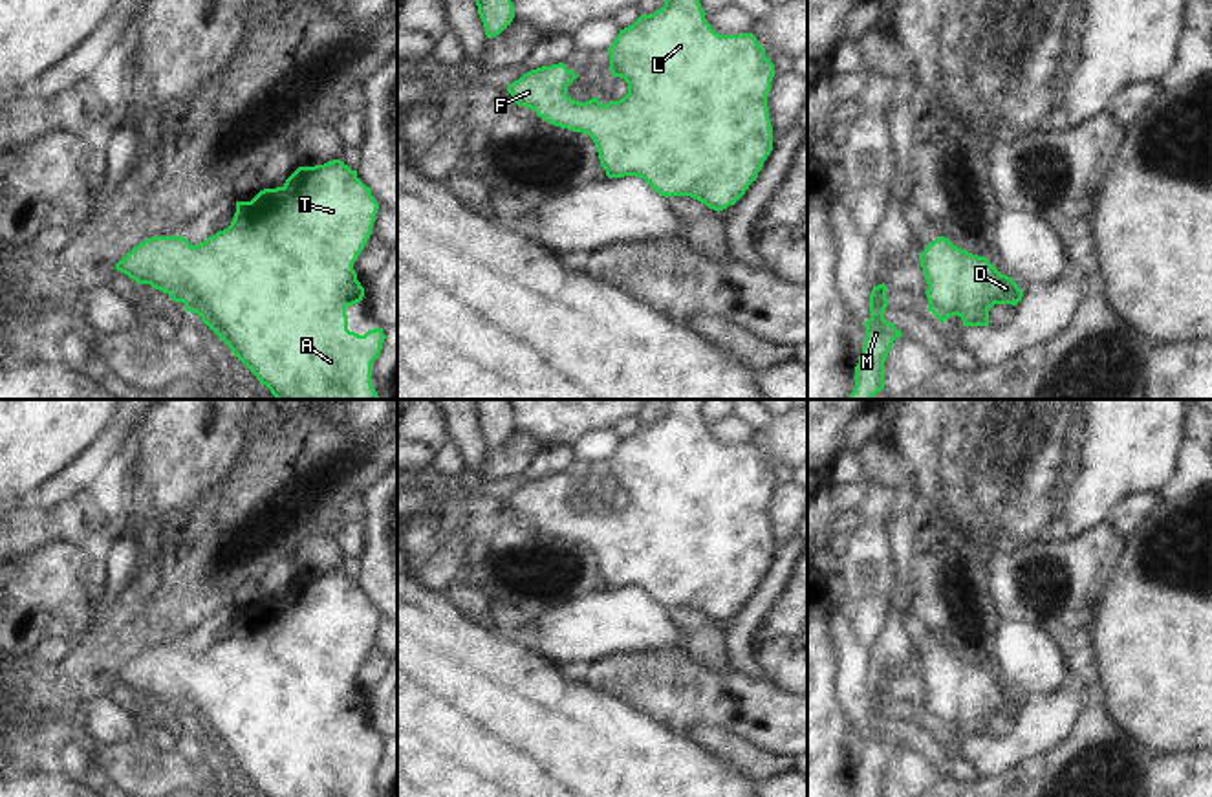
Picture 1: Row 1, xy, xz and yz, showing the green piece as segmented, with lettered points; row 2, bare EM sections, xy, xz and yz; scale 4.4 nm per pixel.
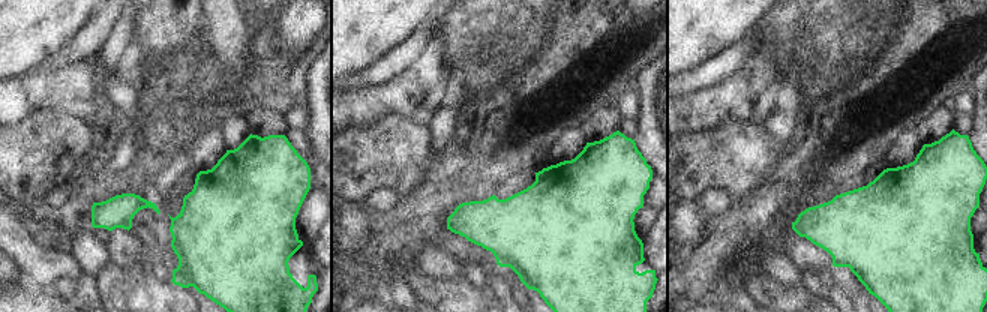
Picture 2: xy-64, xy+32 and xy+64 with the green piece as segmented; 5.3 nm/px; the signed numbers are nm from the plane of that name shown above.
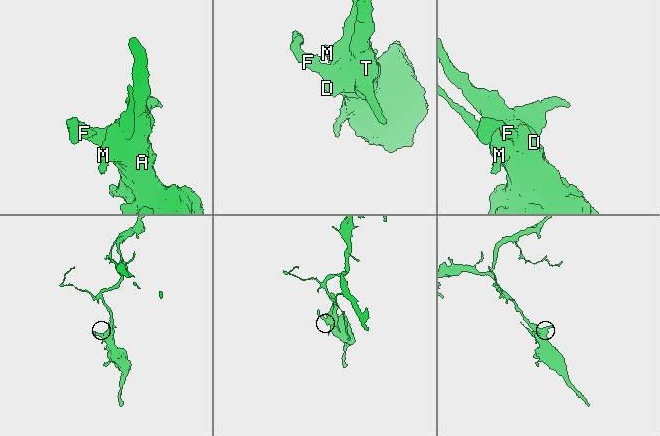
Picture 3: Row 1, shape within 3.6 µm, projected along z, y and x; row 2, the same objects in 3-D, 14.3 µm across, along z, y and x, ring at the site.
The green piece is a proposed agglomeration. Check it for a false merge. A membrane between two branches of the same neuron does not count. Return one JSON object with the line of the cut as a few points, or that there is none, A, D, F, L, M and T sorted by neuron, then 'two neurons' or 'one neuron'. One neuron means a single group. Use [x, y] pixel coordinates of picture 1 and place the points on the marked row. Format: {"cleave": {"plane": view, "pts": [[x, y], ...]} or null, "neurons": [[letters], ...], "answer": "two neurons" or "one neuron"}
{"cleave": null, "neurons": [["A", "D", "F", "L", "M", "T"]], "answer": "one neuron"}

